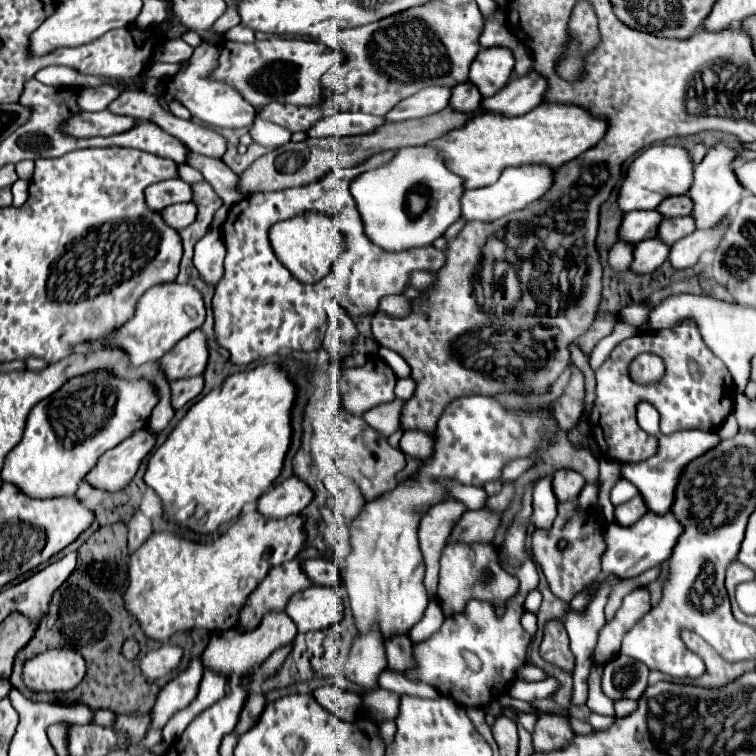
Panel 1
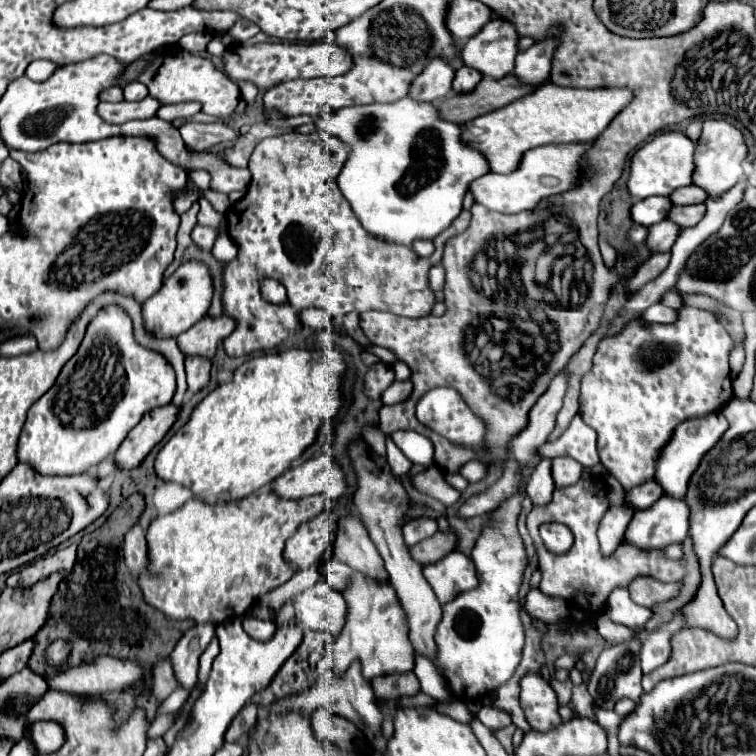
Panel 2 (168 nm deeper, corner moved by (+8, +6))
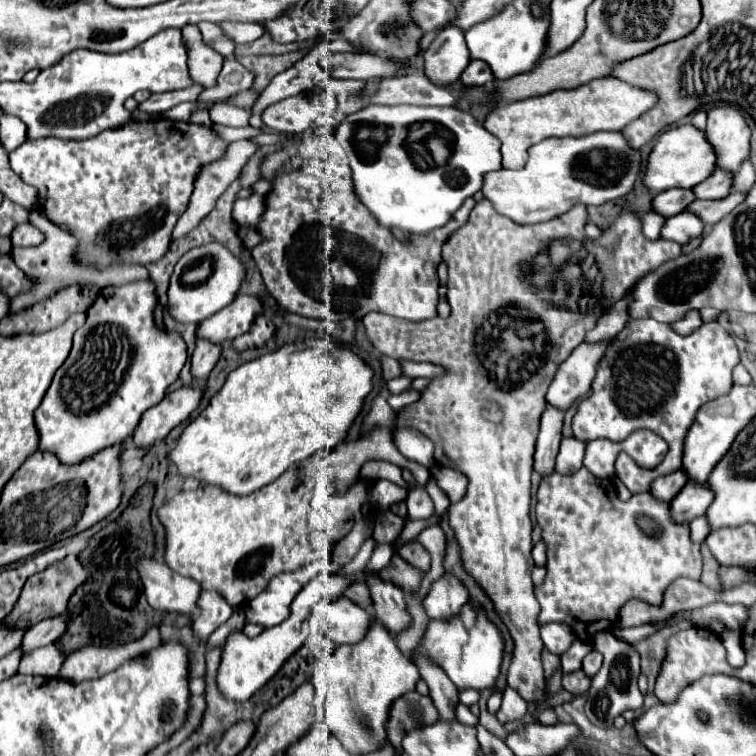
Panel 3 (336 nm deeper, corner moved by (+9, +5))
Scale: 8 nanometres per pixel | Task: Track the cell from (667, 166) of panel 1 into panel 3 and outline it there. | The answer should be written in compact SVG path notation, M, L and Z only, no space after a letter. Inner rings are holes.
M680 125L664 131L658 137L658 143L648 157L644 183L654 193L660 193L672 187L692 189L698 183L702 183L706 177L710 177L714 167L716 167L716 151L706 139L706 133L702 129L696 129L694 125Z

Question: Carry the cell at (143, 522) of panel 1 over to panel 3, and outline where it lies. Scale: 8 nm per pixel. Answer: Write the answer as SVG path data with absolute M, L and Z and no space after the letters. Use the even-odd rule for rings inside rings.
M142 559L142 563L138 563L138 573L142 575L144 593L152 609L178 611L192 619L198 617L200 583L174 573L166 563L154 559Z

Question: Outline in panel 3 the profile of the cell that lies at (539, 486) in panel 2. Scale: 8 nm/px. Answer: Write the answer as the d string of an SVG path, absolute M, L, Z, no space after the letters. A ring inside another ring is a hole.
M546 403L534 453L534 471L538 471L540 475L546 475L546 471L554 471L554 459L558 455L558 445L562 441L562 423L564 411L558 411L550 403Z

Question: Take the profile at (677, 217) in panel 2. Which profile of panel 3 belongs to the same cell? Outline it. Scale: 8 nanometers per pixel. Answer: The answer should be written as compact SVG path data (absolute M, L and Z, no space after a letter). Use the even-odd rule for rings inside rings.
M730 193L724 199L716 199L716 201L694 201L688 209L694 211L696 215L702 215L702 221L710 227L714 223L718 223L720 219L724 219L730 211L734 211L734 207L738 207L744 201L746 193Z

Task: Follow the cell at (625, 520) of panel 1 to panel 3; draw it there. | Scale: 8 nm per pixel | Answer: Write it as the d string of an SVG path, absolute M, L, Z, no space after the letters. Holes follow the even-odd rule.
M678 469L674 473L668 473L668 475L662 475L658 477L654 483L652 483L652 489L650 493L658 495L658 499L666 499L666 501L672 501L676 497L676 493L686 485L688 481L688 475L684 469Z

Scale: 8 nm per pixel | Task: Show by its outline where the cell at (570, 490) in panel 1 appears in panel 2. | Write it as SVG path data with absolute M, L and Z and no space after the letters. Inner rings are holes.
M561 456L561 458L553 458L553 480L555 480L555 488L563 488L563 486L571 486L575 482L579 482L581 478L581 470L583 466L579 462L575 462L573 458Z

